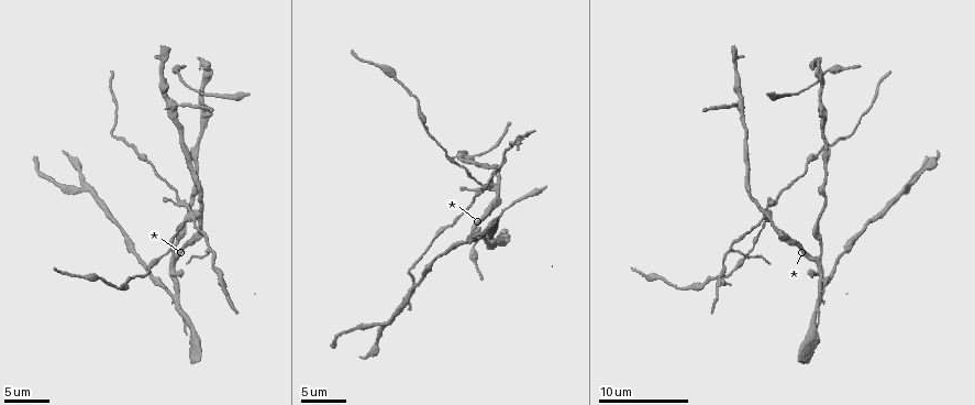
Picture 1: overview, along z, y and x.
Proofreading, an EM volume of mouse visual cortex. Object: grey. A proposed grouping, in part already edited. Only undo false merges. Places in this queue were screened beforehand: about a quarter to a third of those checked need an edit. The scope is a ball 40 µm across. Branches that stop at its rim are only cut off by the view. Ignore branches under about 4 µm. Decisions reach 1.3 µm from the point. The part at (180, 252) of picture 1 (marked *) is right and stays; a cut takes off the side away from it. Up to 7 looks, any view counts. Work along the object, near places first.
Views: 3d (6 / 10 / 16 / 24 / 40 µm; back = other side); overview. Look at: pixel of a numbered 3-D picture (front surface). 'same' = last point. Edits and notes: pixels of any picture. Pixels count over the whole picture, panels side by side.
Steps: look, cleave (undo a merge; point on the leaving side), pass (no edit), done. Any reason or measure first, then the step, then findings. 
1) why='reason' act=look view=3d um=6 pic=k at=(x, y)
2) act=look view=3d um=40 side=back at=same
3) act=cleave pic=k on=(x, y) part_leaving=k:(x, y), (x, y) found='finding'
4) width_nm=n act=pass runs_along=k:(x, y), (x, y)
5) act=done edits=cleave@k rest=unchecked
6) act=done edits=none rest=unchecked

act=look view=3d um=10 pic=1 at=(175, 103)

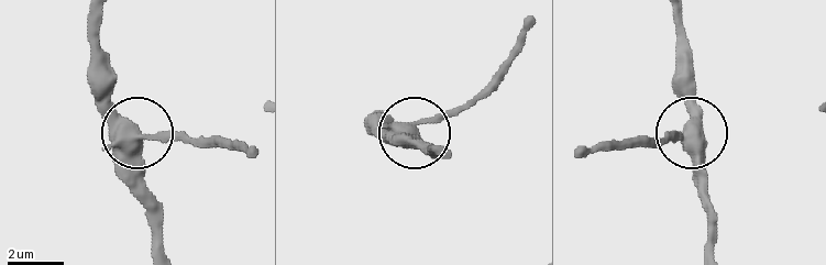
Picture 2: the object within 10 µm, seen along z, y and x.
why='zoom in' act=look view=3d um=6 pic=2 at=(143, 136)

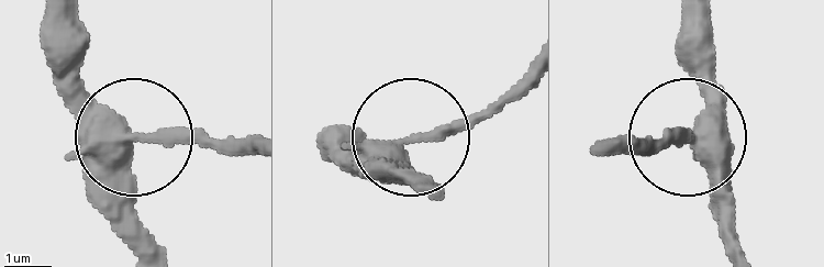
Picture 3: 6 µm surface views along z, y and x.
side_arm_um=6 act=pass runs_along=3:(158, 251), (126, 167), (131, 144), (151, 132), (241, 144) found='continuous, no second neuron'

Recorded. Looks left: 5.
why='four or more arms meet' act=look view=3d um=10 pic=1 at=(196, 211)

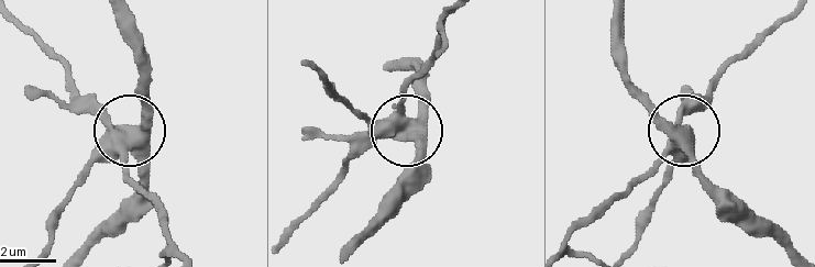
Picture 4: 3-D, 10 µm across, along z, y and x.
act=look view=3d um=10 side=back pic=4 at=(406, 131)

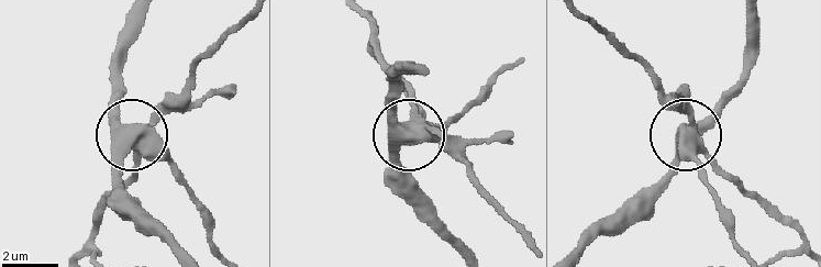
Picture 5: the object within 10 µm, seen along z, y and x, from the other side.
side_arm_um=22 act=cleave pic=5 on=(133, 177) part_leaving=5:(145, 141), (159, 108), (245, 15) found='a second neuron is stuck on'

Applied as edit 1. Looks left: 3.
why='three arms meet' act=look view=3d um=16 pic=1 at=(83, 184)

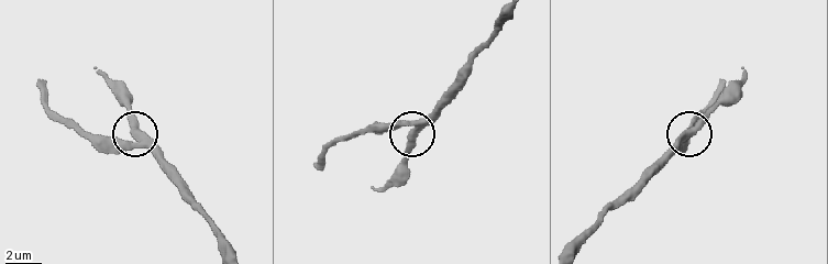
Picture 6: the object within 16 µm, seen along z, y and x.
side_arm_um=6 act=pass runs_along=6:(569, 251), (730, 92) found='continuous, no second neuron'

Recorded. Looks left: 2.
act=done edits=cleave@5 rest=unchecked

